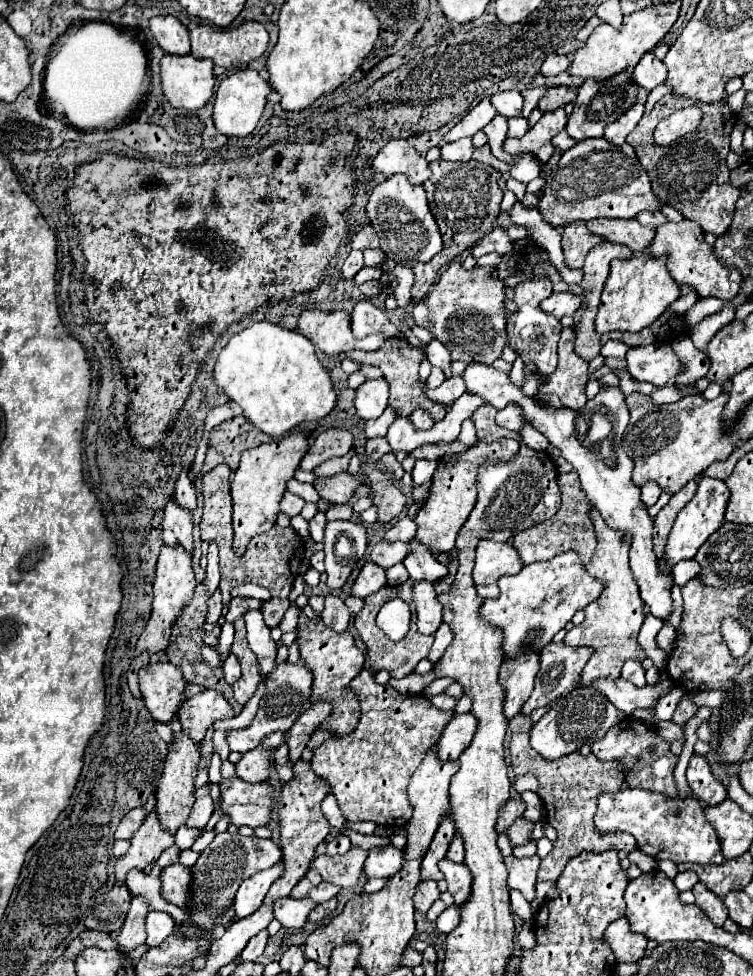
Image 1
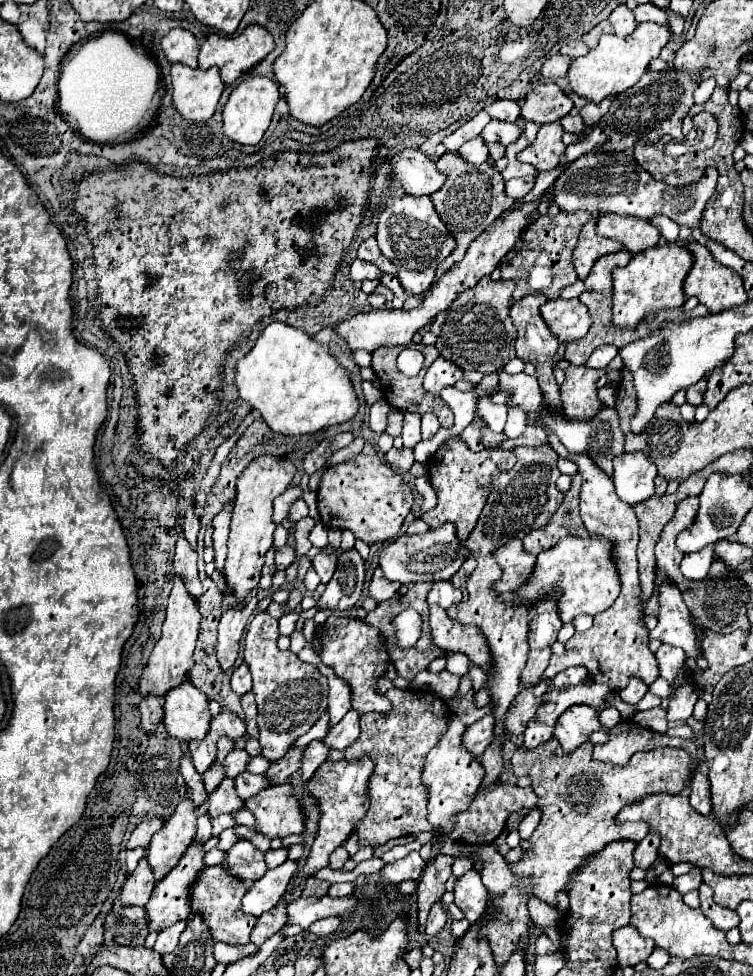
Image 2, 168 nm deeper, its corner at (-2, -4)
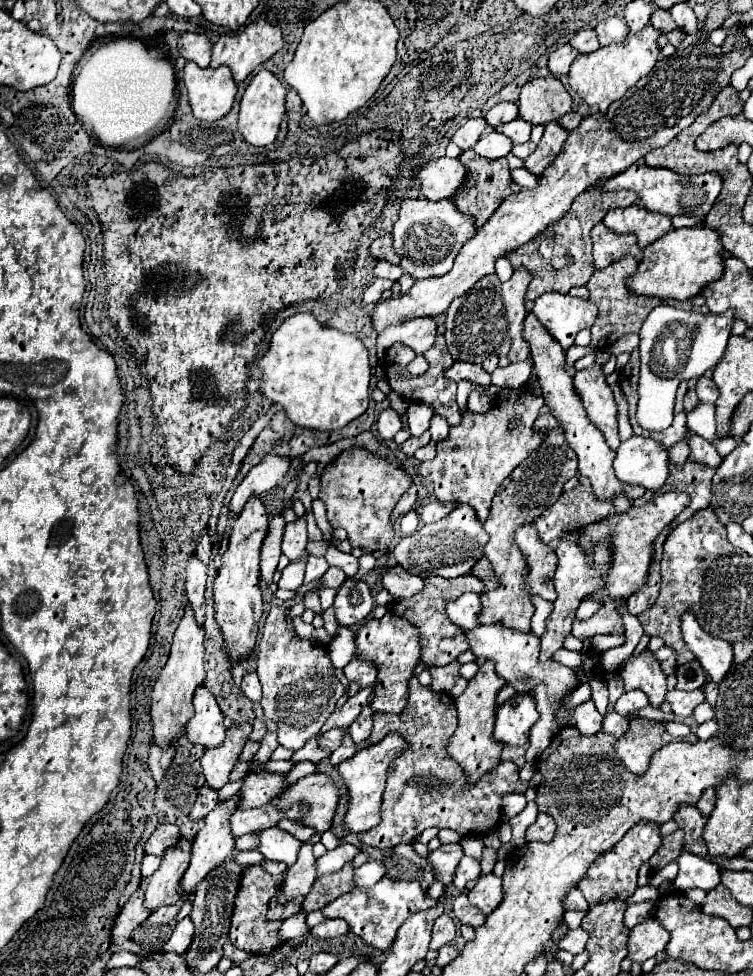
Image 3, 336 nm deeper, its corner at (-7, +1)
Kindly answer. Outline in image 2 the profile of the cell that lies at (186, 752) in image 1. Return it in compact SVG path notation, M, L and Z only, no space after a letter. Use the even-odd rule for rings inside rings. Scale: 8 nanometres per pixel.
M180 801L176 813L164 821L164 827L152 837L148 847L148 863L154 881L162 881L180 861L188 845L196 837L196 807L192 801Z

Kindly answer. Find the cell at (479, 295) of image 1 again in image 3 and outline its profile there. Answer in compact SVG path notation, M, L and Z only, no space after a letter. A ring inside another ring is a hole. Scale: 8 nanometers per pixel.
M517 268L507 282L501 282L497 278L497 274L489 274L489 276L481 278L467 294L463 294L451 302L451 306L447 308L447 318L445 318L445 340L447 340L447 348L449 348L449 354L453 356L453 360L481 364L485 358L497 354L497 356L507 356L511 362L521 362L529 356L529 344L521 336L523 318L527 312L525 292L527 292L529 282L531 282L531 274L525 268Z

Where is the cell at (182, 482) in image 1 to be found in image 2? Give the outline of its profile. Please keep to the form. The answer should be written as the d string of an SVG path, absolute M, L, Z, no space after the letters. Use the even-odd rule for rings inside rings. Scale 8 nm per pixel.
M190 507L188 511L186 511L186 515L184 515L184 537L188 539L188 543L196 549L198 547L198 531L200 531L200 521L198 521L198 517L196 517L196 513L194 513L194 507Z

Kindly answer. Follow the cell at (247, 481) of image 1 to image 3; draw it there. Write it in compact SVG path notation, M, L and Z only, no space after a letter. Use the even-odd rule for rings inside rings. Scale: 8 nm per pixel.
M257 494L249 496L243 512L235 520L227 552L221 558L221 568L215 578L215 612L225 638L229 660L247 658L255 646L259 620L263 616L263 602L259 590L259 550L267 534L267 528L269 528L269 514L265 510L265 504Z

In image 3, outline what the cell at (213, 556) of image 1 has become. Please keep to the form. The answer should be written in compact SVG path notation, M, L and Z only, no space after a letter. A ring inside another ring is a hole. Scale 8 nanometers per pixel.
M267 454L261 464L257 464L245 478L243 482L235 488L231 502L229 502L229 510L231 514L239 514L247 502L247 498L255 492L255 494L263 494L267 490L271 490L273 486L281 484L285 472L289 468L289 458L281 458L275 454Z

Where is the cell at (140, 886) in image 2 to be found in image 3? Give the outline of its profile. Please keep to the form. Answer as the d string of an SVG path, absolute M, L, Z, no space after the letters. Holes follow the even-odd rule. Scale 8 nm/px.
M139 886L131 898L125 902L125 906L121 908L121 914L115 918L115 926L113 926L113 940L117 938L131 938L133 928L137 928L137 924L141 924L145 918L149 916L149 910L145 908L145 894L143 894L143 886Z

